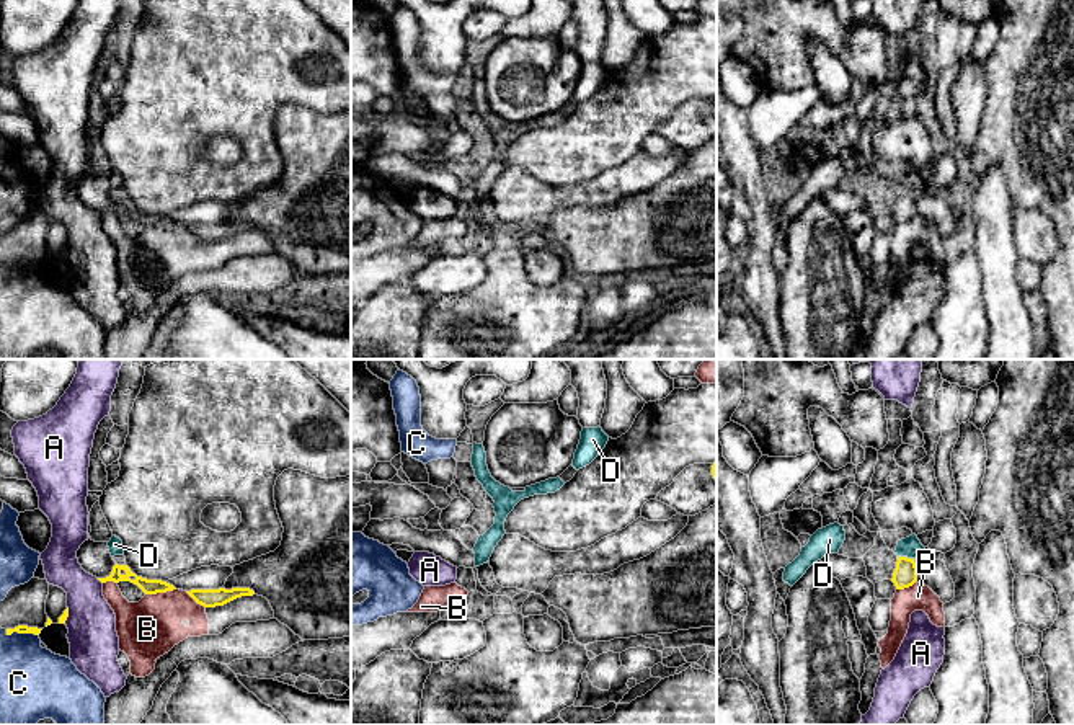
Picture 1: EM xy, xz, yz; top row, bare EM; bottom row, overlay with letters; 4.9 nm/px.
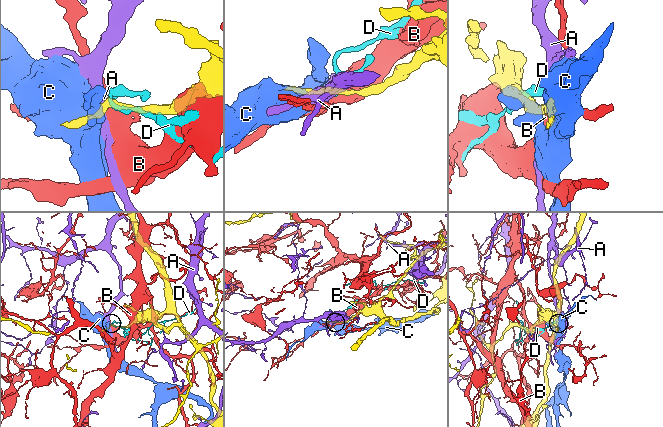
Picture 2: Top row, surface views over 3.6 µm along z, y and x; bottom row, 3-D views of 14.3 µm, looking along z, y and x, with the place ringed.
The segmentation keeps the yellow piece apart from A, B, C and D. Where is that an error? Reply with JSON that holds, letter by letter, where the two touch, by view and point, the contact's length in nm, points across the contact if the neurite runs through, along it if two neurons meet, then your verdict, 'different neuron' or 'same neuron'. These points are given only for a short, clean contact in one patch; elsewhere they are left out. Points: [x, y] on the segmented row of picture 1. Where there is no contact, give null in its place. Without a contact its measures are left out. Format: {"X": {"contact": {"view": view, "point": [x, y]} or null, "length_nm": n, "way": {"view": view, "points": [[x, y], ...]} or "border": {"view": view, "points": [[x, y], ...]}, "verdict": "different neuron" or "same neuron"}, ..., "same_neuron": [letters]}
{"A": {"contact": {"view": "xy", "point": [100, 580]}, "length_nm": 40, "verdict": "different neuron"}, "B": {"contact": {"view": "xy", "point": [160, 591]}, "length_nm": 160, "verdict": "different neuron"}, "C": {"contact": {"view": "xy", "point": [22, 632]}, "length_nm": 170, "border": {"view": "xy", "points": [[5, 629], [8, 634], [33, 632], [38, 636]]}, "verdict": "different neuron"}, "D": {"contact": {"view": "yz", "point": [906, 557]}, "length_nm": 80, "border": {"view": "yz", "points": [[898, 555], [913, 559]]}, "verdict": "different neuron"}, "same_neuron": []}

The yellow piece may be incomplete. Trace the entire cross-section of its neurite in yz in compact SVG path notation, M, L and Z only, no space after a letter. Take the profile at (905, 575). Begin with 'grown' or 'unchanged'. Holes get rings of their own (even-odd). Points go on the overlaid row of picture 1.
unchanged; M898 557L891 581L894 583L896 589L912 586L917 581L917 567L914 558Z

